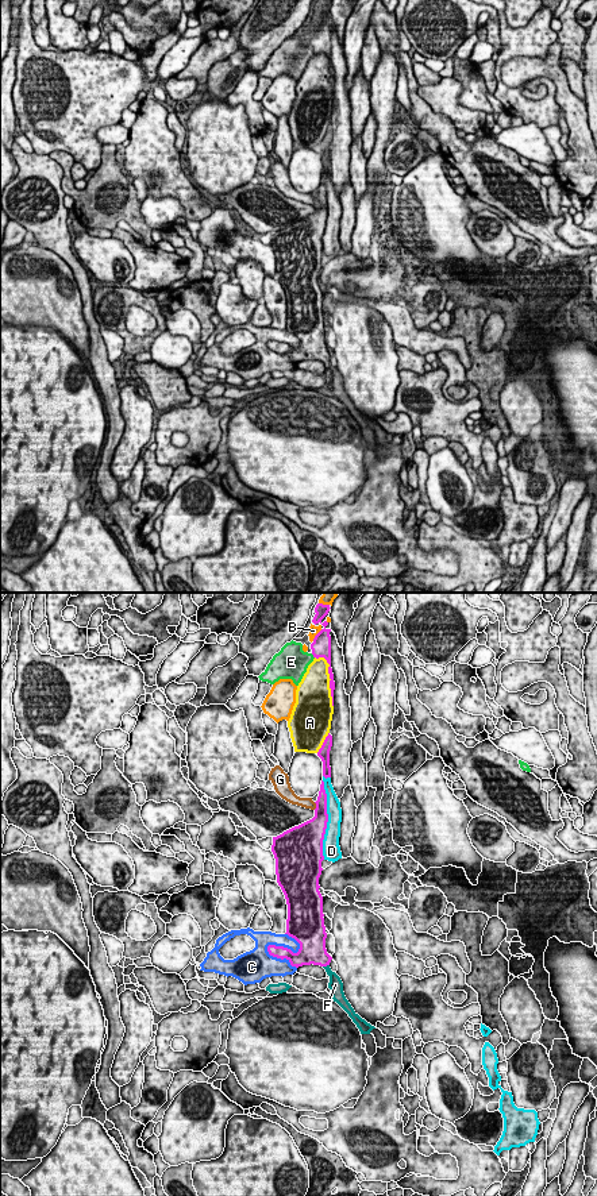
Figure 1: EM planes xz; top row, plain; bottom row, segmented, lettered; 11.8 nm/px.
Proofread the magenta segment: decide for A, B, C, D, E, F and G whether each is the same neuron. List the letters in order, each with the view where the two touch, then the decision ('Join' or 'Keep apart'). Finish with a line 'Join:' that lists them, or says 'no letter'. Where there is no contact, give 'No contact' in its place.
A: Touches magenta in xz. Keep apart
B: Touches magenta in xz. Keep apart
C: Touches magenta in xz. Keep apart
D: Touches magenta in xz. Keep apart
E: Touches magenta in xz. Keep apart
F: Touches magenta in xz. Join
G: Touches magenta in xz. Keep apart
Join: F

